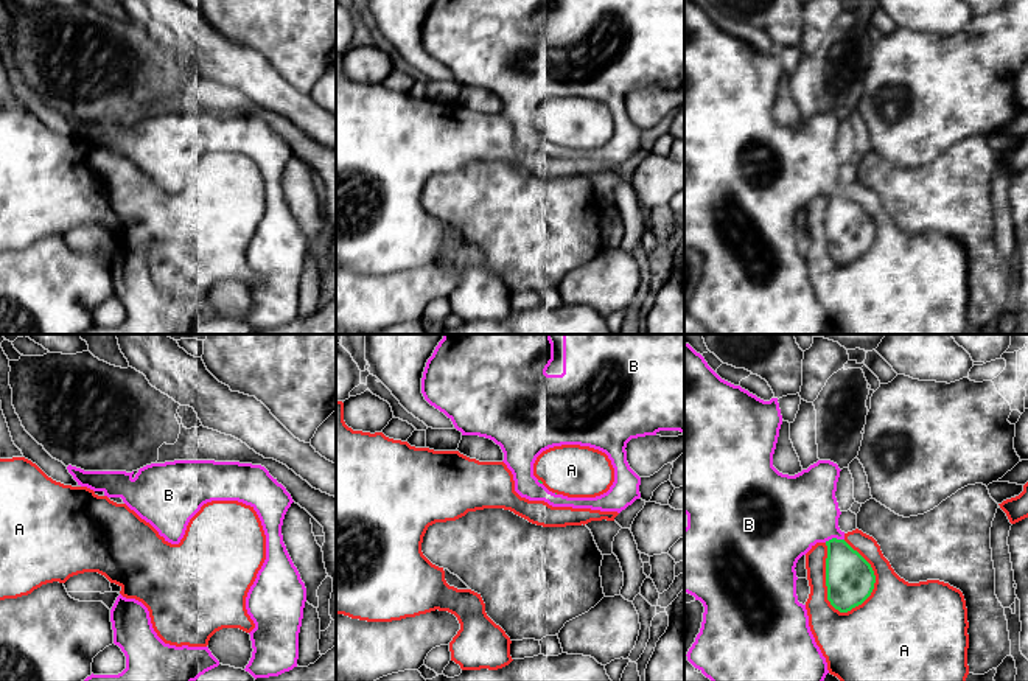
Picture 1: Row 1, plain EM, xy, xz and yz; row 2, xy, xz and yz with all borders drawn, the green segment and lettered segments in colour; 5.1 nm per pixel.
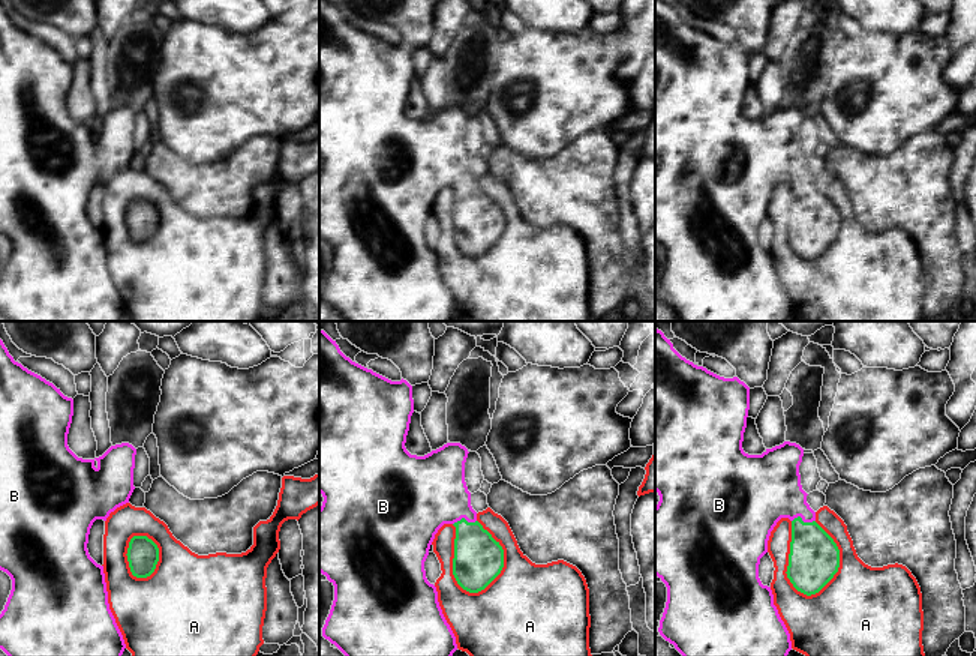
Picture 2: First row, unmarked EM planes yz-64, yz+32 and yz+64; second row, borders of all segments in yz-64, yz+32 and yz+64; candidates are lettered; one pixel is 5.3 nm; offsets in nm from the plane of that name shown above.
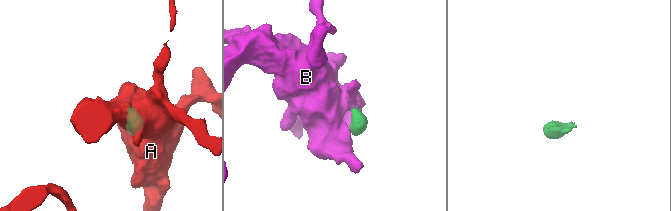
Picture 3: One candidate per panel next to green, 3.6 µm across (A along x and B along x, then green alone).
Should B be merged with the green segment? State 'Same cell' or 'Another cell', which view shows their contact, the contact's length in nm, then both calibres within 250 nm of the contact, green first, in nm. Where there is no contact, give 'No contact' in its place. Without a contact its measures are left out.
Same cell. Touches green in yz. Shared border 110 nm. Thickness 260 nm (green) against 380 nm

